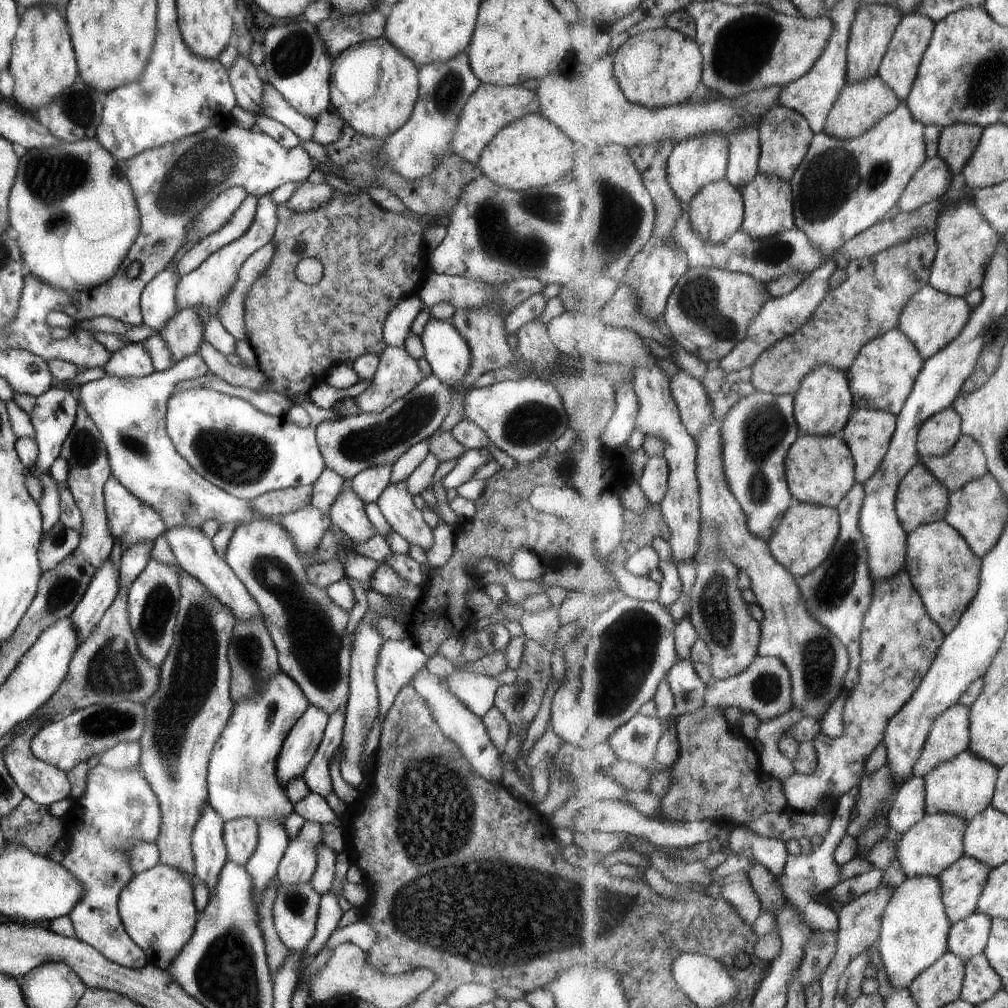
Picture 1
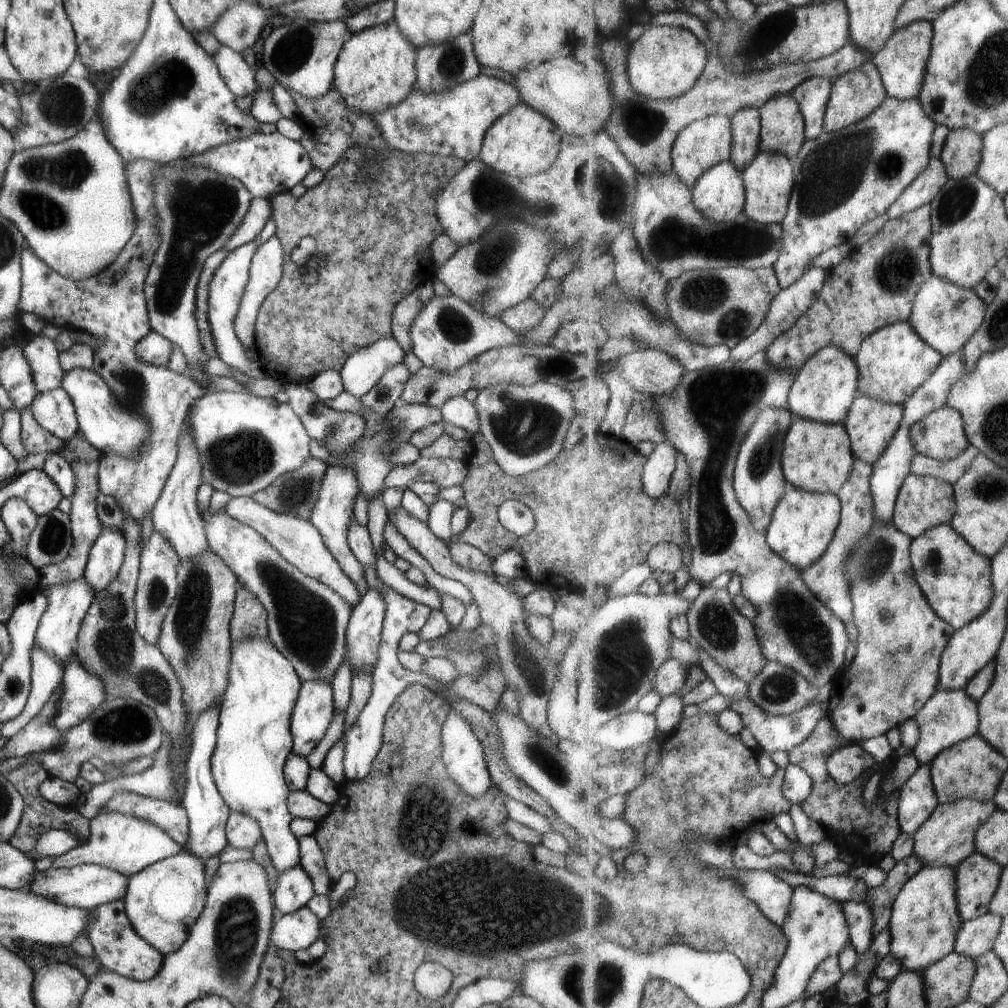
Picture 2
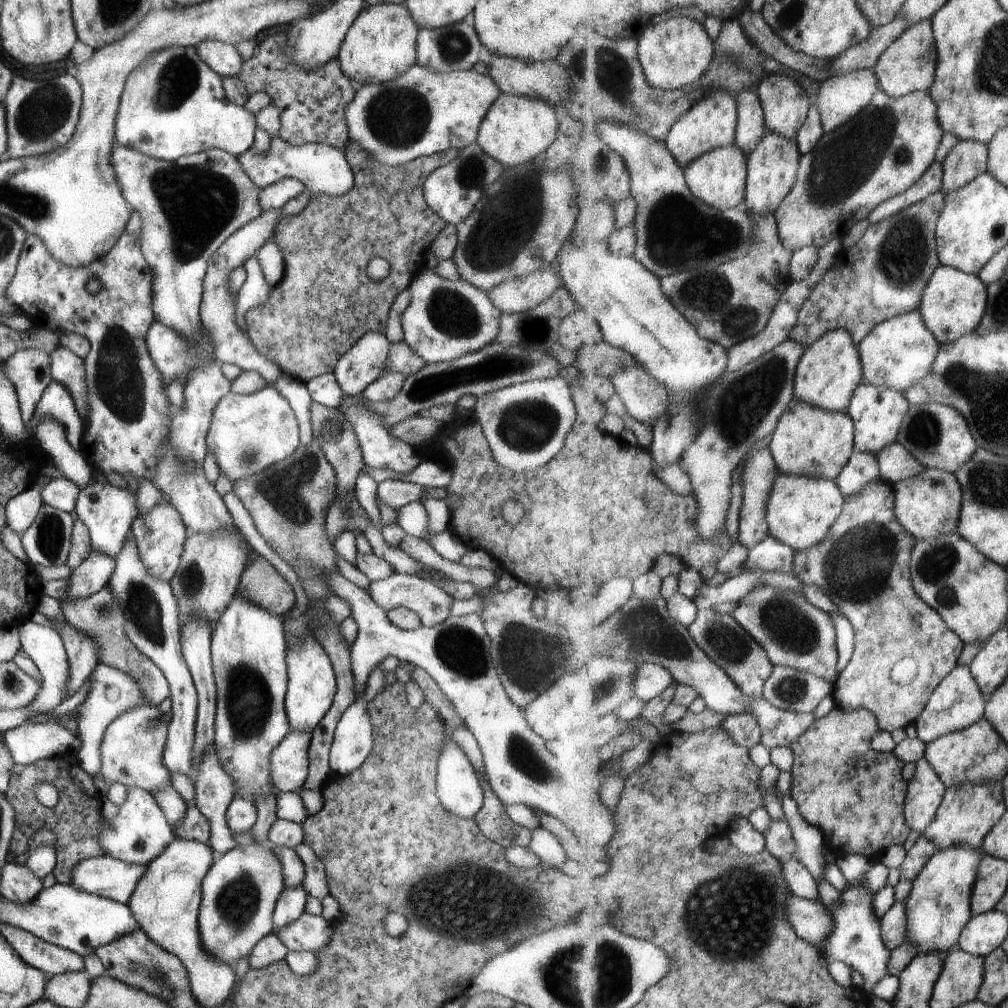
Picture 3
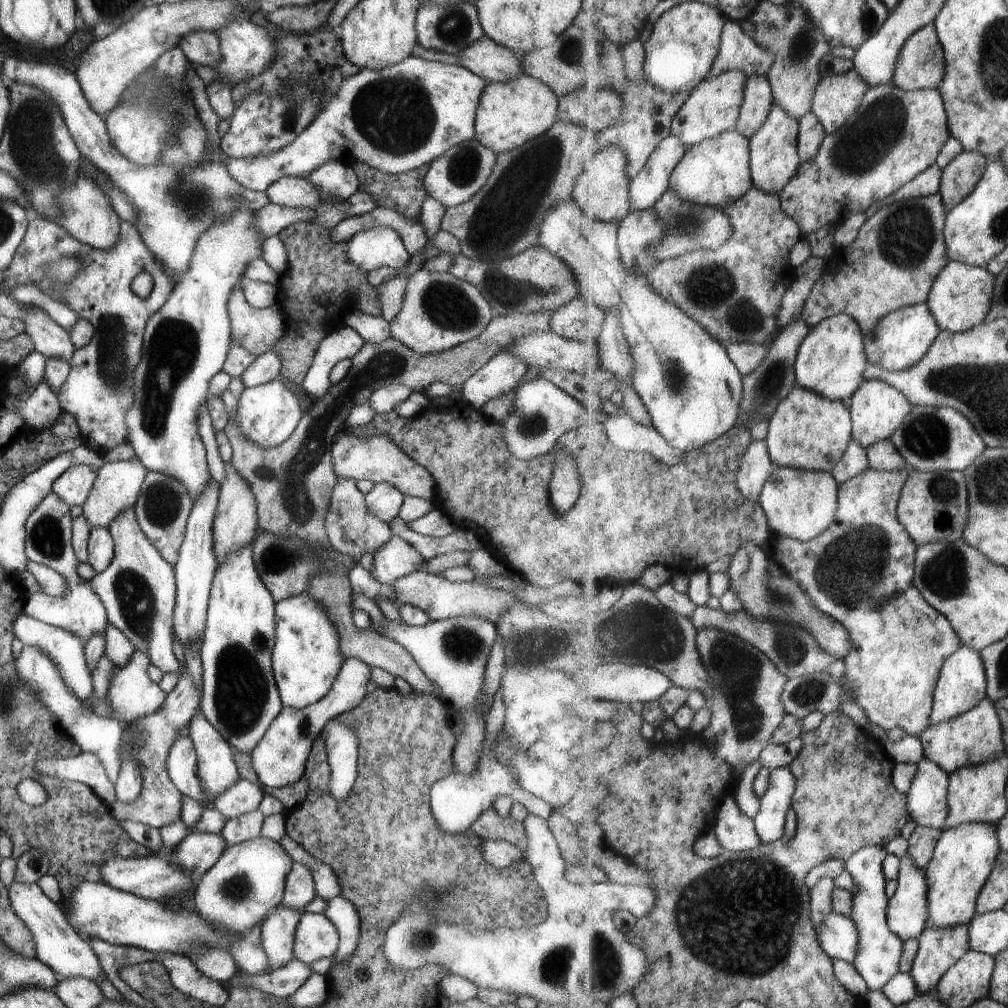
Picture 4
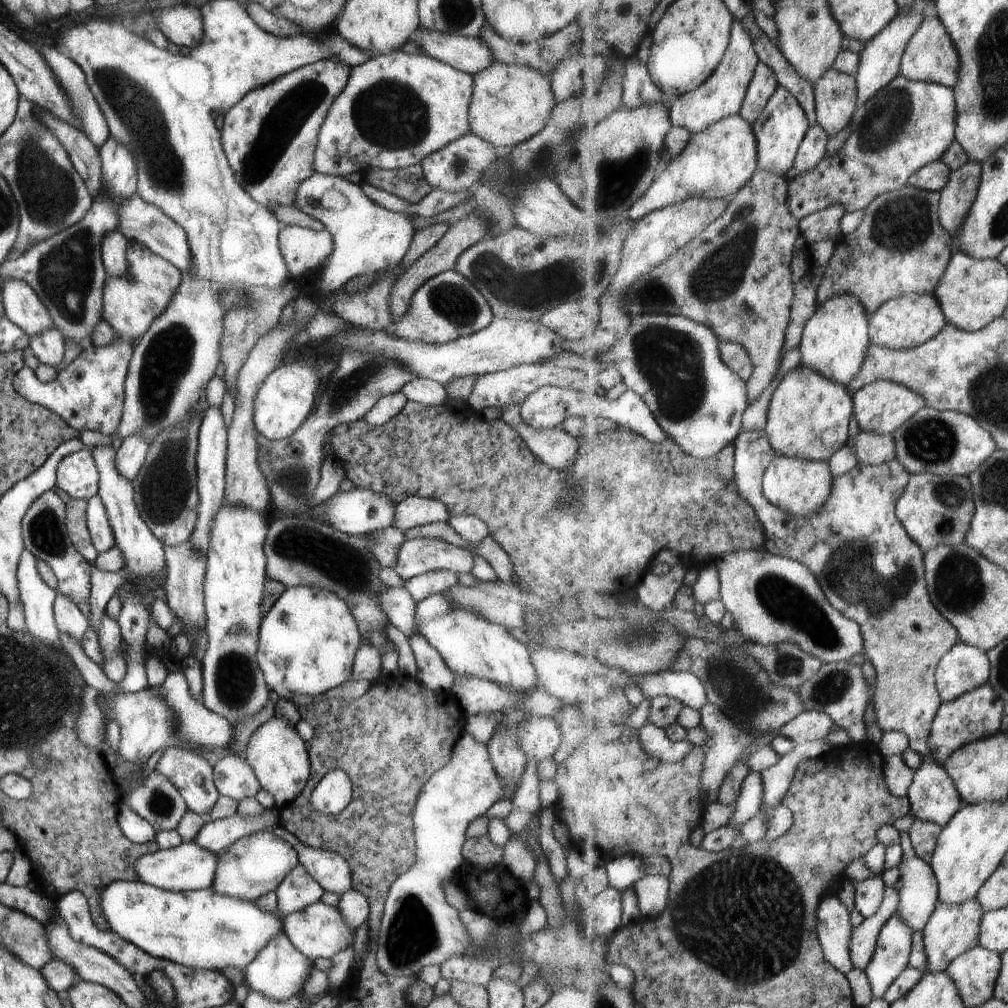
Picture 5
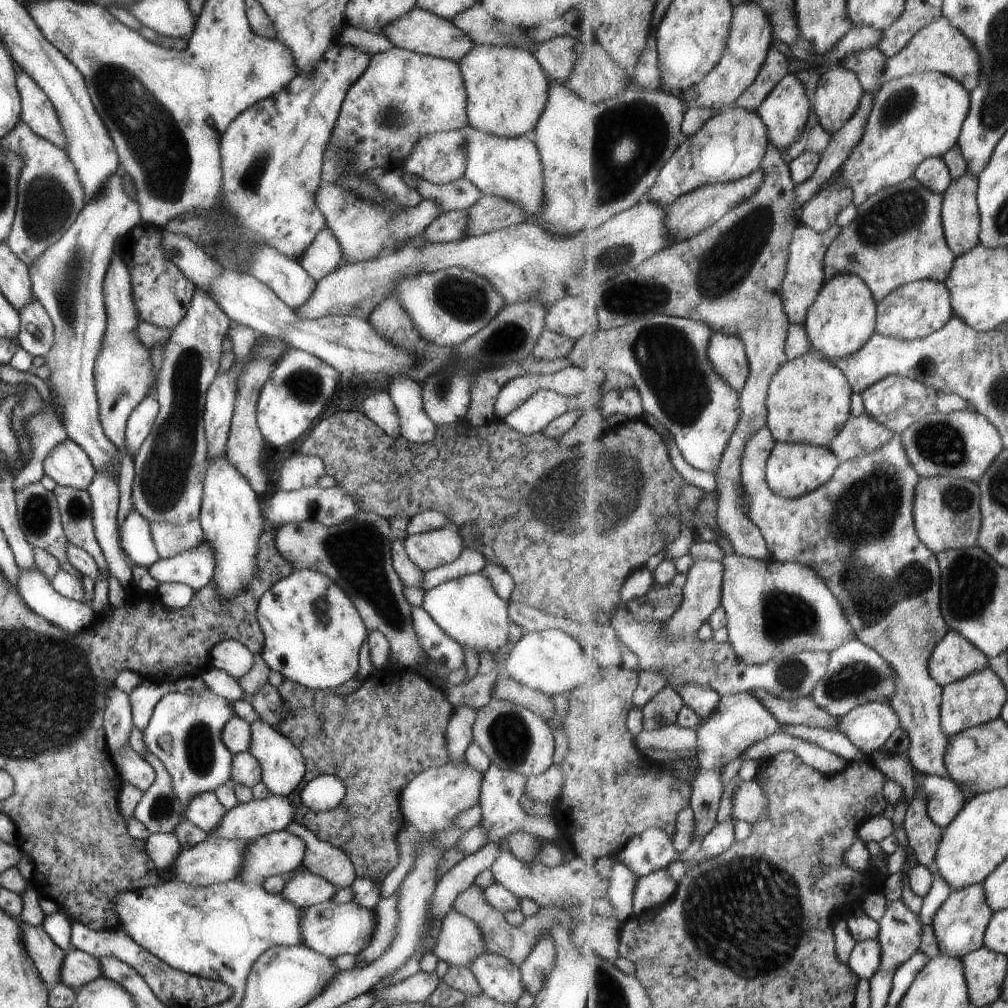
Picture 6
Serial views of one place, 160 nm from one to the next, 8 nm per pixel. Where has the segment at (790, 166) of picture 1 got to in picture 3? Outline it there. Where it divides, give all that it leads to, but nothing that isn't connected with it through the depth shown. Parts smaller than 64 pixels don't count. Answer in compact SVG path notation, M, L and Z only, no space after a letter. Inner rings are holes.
M774 72L757 90L766 114L767 133L797 141L798 130L806 124L810 109L808 92L797 81Z

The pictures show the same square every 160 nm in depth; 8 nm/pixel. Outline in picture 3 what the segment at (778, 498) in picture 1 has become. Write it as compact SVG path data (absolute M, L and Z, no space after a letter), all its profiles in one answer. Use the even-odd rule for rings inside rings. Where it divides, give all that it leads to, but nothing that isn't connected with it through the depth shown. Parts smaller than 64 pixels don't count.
M769 446L761 447L744 462L741 481L744 488L744 499L740 510L740 534L738 540L748 551L751 551L754 546L757 546L770 534L768 522L766 521L767 505L778 476L778 464L775 462L774 454Z

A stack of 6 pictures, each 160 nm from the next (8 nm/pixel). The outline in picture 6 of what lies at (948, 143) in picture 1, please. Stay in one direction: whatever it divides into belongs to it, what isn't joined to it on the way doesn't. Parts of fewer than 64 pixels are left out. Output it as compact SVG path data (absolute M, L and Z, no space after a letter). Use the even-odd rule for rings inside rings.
M967 172L953 179L944 193L942 221L946 238L957 257L980 244L978 186L978 176Z

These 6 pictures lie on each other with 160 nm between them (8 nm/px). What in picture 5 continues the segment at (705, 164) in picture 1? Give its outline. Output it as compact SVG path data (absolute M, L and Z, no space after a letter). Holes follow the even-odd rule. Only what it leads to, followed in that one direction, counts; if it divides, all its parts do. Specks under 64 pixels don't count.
M735 20L730 46L718 69L699 88L673 99L670 106L671 122L675 127L683 127L693 134L727 117L739 115L759 63L751 35L743 28L741 20Z

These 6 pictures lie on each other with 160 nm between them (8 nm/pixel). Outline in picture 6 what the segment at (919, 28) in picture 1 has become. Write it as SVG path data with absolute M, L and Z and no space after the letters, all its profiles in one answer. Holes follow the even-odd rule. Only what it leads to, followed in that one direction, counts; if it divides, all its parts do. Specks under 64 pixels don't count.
M942 16L930 25L924 26L899 54L887 58L882 80L887 82L915 73L936 72L958 80L968 91L972 91L980 84L982 73L980 56L974 44Z

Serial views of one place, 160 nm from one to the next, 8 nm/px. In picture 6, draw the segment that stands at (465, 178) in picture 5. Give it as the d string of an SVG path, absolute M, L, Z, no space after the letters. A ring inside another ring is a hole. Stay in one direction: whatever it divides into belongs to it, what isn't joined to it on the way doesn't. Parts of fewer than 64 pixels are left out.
M459 129L426 135L414 144L401 168L434 185L456 181L464 176L466 169L466 136Z

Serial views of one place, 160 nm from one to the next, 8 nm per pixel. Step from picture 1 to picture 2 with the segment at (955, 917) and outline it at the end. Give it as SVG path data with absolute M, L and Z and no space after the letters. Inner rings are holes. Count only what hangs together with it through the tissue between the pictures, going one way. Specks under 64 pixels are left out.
M979 852L956 870L956 898L962 922L990 912L990 902L1002 876L1003 867Z

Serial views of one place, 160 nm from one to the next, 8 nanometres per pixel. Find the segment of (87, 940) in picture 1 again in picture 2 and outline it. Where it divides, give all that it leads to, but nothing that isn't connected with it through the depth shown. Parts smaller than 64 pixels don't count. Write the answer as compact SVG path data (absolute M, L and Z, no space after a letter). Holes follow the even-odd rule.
M115 791L100 808L103 813L119 813L150 822L163 829L181 848L188 839L188 818L185 809L169 801L149 798L134 792ZM123 899L91 907L88 909L90 917L86 918L84 932L94 950L94 958L103 971L111 971L132 981L146 981L159 970L164 956L135 934L123 907Z

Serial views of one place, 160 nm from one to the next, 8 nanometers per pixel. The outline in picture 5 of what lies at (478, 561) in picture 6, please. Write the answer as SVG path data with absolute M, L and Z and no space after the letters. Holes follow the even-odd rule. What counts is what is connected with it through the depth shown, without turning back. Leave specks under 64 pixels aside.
M447 569L428 570L423 574L407 579L404 582L404 587L409 591L411 598L417 602L435 593L440 593L457 583L457 575L458 573Z

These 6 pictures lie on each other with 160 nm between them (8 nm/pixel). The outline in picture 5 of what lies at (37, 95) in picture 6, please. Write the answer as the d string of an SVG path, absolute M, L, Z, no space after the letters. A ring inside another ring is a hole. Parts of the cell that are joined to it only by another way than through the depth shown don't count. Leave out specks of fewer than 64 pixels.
M34 105L34 111L67 151L67 156L83 179L91 198L97 199L102 194L102 170L96 146L88 140L85 133L61 122L44 109Z

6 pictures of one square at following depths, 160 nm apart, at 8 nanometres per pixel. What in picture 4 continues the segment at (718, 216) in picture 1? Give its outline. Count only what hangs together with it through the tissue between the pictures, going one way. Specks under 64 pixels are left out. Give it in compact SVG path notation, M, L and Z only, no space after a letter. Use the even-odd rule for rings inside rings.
M737 130L726 131L718 137L701 141L698 145L688 146L683 160L670 176L668 192L674 190L693 204L723 210L754 188L750 154L750 139Z

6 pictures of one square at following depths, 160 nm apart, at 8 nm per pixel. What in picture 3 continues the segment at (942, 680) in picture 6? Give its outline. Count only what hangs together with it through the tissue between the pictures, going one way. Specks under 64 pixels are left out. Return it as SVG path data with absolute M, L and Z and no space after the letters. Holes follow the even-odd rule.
M970 666L955 667L955 670L949 676L946 676L942 684L935 689L926 708L914 722L914 725L918 728L918 738L929 744L942 736L961 732L977 724L986 716L986 699L987 697L979 688Z

